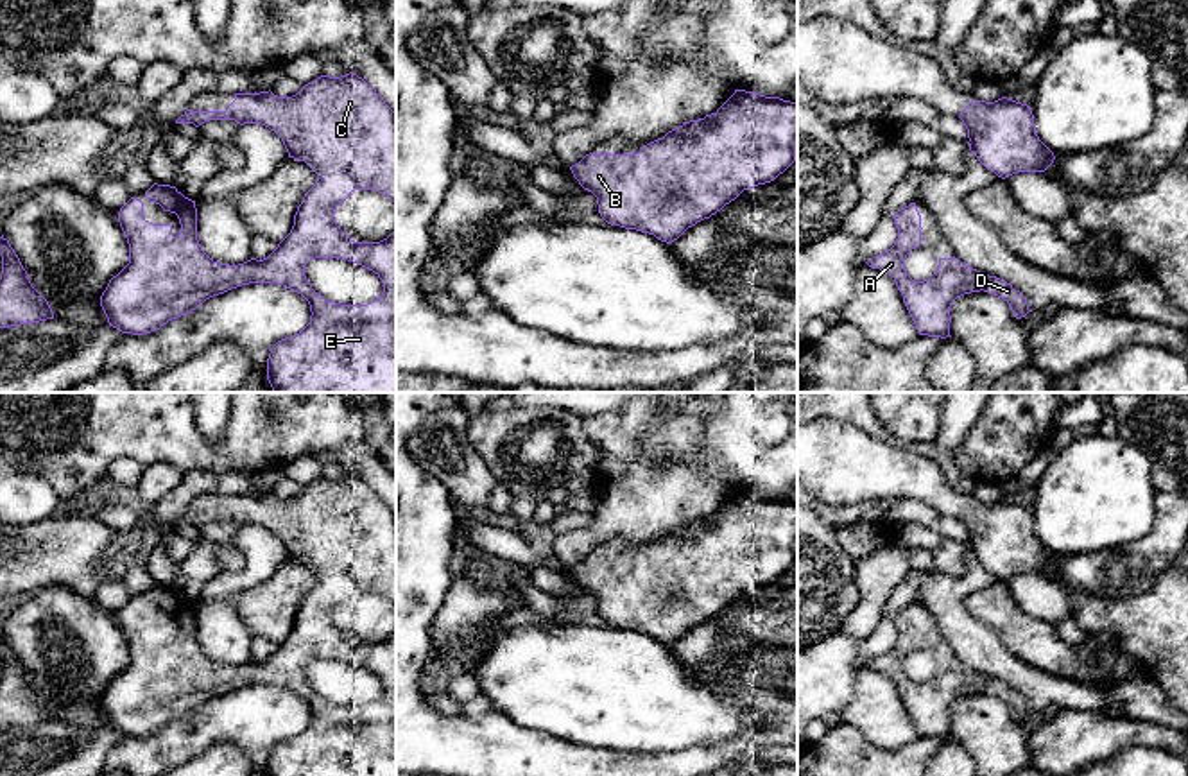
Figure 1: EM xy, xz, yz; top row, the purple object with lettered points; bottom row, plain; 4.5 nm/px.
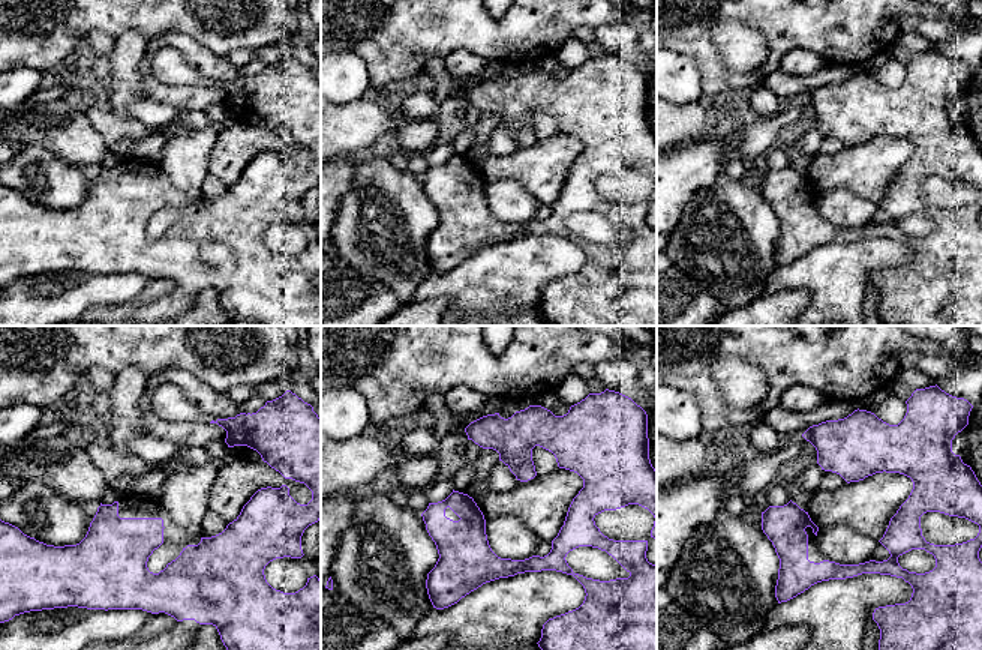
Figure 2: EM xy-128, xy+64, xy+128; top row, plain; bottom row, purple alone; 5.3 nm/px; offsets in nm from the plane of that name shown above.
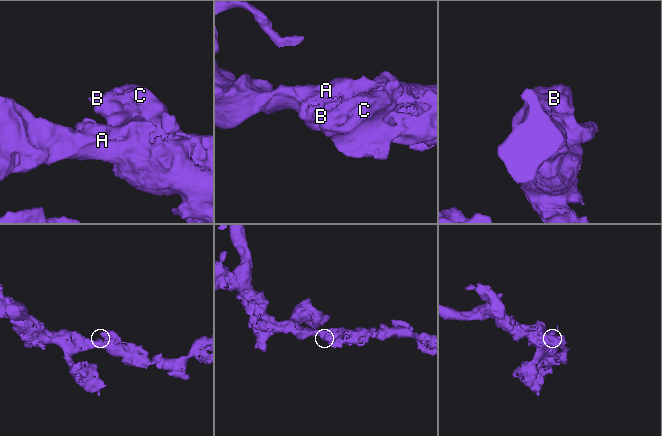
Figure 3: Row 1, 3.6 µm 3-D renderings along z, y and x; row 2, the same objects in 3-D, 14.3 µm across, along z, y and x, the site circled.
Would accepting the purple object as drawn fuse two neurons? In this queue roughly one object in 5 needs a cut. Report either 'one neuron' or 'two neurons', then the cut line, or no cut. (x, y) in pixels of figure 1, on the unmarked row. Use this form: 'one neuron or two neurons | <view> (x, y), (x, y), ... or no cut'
one neuron | no cut

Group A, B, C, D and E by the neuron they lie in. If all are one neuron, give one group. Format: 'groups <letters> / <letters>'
groups A B C D E

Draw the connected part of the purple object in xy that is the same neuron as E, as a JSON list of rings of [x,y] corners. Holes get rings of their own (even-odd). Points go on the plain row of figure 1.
[[[357,475],[321,477],[292,498],[271,491],[235,495],[226,513],[186,511],[176,525],[199,529],[210,522],[262,525],[274,532],[288,559],[305,563],[315,575],[315,586],[305,595],[294,616],[290,634],[263,661],[238,667],[213,663],[197,642],[195,602],[176,588],[154,584],[145,599],[165,613],[176,615],[179,636],[170,625],[143,620],[143,604],[131,599],[118,613],[120,629],[129,645],[129,665],[109,681],[100,708],[109,728],[122,735],[143,737],[172,720],[190,715],[206,701],[249,685],[276,685],[301,695],[310,706],[310,724],[278,742],[267,760],[267,776],[396,776],[396,631],[380,643],[355,643],[335,624],[333,615],[355,591],[376,591],[396,604],[396,514]],[[315,660],[340,660],[373,672],[383,685],[380,699],[367,706],[340,706],[317,695],[305,677],[305,667]]]

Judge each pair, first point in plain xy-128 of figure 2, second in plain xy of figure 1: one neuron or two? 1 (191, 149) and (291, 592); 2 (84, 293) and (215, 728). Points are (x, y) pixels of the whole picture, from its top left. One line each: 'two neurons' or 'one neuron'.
1: two neurons
2: two neurons

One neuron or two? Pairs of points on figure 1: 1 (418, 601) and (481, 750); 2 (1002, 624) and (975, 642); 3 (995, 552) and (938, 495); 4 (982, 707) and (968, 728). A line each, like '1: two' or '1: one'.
1: one
2: two
3: one
4: one

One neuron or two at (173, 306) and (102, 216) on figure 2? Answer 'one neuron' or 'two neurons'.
one neuron

